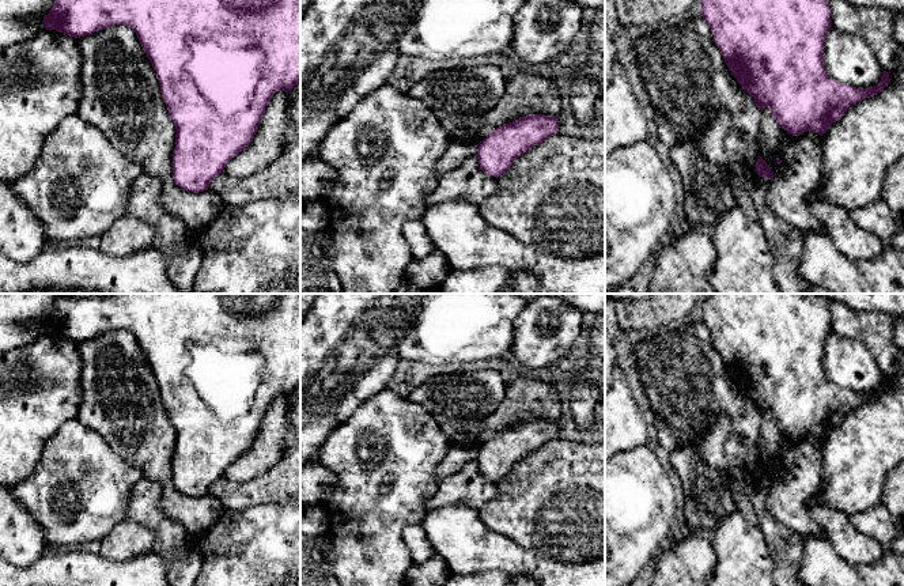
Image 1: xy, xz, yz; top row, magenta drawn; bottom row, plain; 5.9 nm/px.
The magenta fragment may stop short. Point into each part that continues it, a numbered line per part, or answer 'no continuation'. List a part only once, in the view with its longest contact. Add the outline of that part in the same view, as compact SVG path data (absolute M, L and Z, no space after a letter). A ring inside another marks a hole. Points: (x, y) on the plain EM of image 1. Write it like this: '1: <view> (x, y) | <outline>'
no continuation

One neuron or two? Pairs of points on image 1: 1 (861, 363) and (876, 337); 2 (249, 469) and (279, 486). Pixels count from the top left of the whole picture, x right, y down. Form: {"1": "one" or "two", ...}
{"1": "two", "2": "two"}

